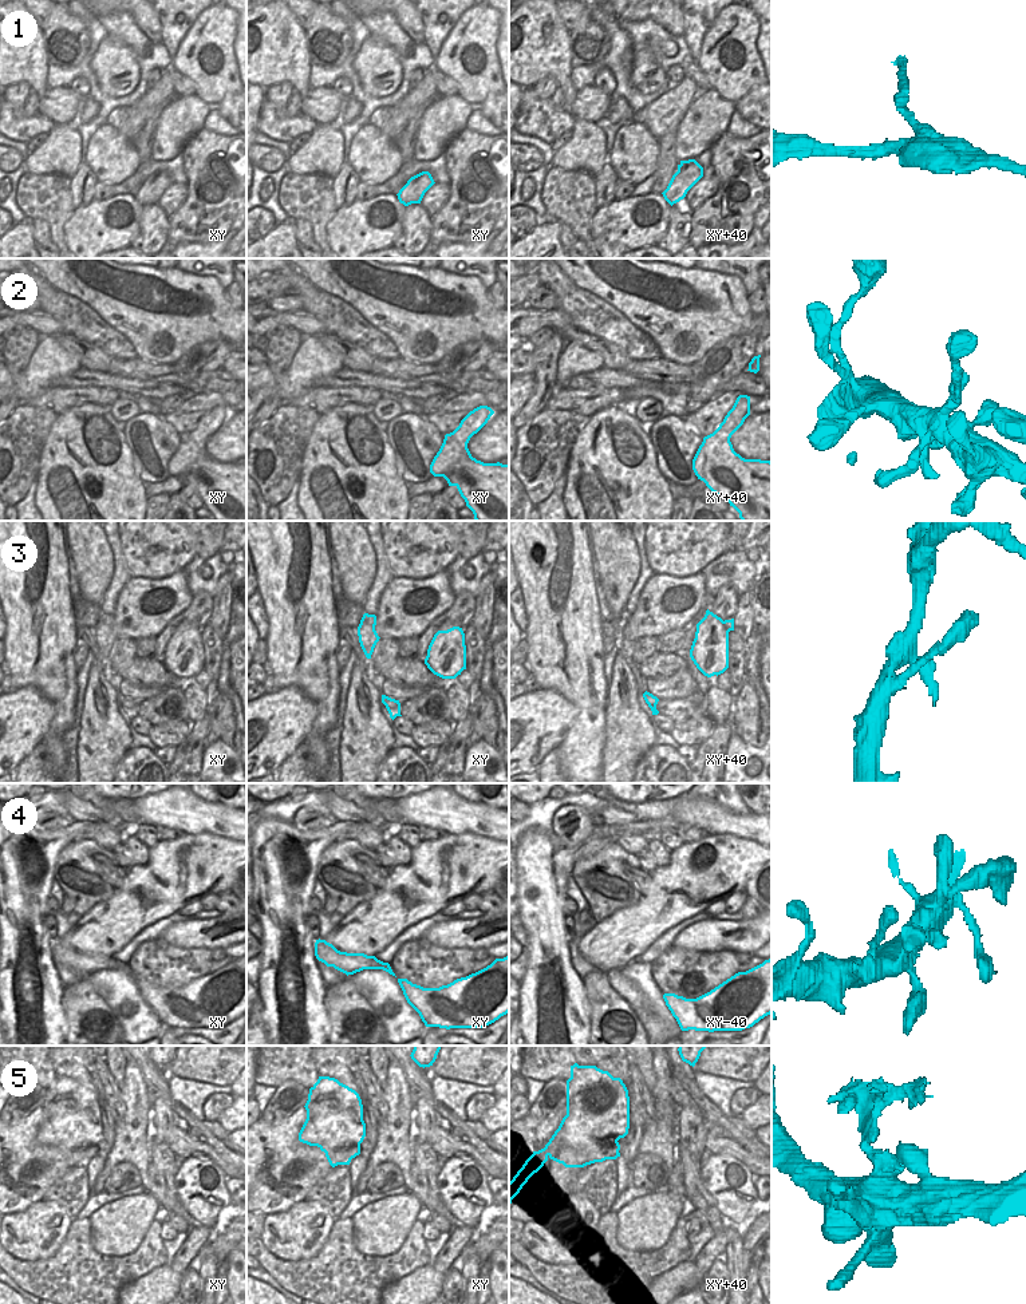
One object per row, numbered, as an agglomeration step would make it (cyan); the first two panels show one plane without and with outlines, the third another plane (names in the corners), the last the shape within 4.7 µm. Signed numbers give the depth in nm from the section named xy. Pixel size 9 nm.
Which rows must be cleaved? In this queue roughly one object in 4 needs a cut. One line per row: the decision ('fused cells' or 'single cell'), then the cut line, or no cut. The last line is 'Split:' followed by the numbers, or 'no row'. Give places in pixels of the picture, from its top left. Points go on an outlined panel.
1: single cell; cut none
2: single cell; cut none
3: single cell; cut none
4: single cell; cut none
5: single cell; cut none
Split: no row

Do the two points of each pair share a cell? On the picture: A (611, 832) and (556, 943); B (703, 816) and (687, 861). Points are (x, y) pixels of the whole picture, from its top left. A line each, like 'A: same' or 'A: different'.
A: same
B: different

